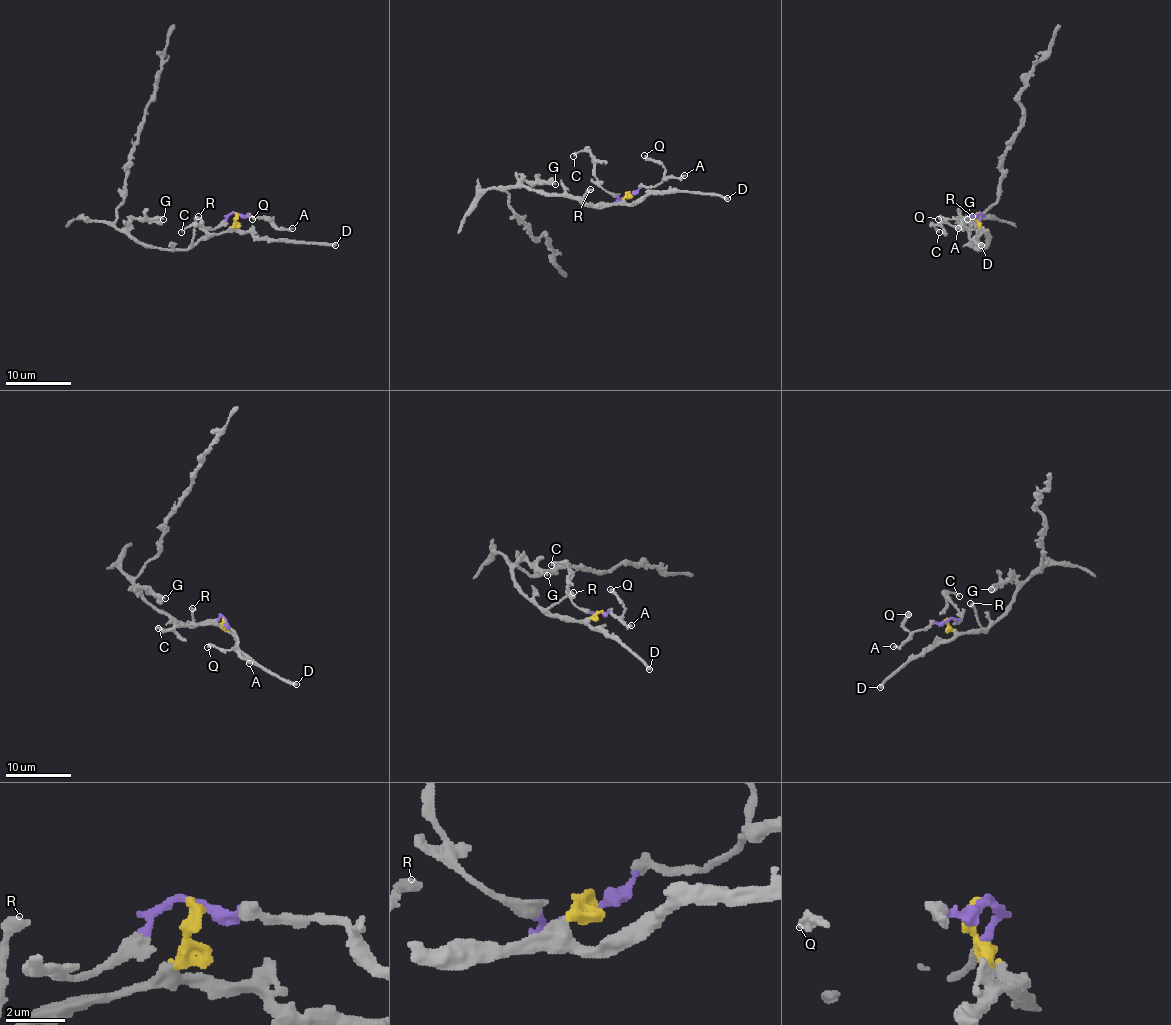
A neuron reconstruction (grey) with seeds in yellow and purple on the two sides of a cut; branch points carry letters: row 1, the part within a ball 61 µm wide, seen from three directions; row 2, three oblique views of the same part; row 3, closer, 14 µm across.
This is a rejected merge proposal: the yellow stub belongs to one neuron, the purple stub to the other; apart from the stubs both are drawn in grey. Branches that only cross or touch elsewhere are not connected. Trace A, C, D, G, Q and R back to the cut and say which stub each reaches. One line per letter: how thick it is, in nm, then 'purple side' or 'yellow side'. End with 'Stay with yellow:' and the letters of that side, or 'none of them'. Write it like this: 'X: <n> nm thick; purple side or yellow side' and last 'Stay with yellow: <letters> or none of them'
A: 220 nm thick; purple side
C: 280 nm thick; purple side
D: 360 nm thick; yellow side
G: 260 nm thick; yellow side
Q: 340 nm thick; purple side
R: 360 nm thick; yellow side
Stay with yellow: D, G, R

